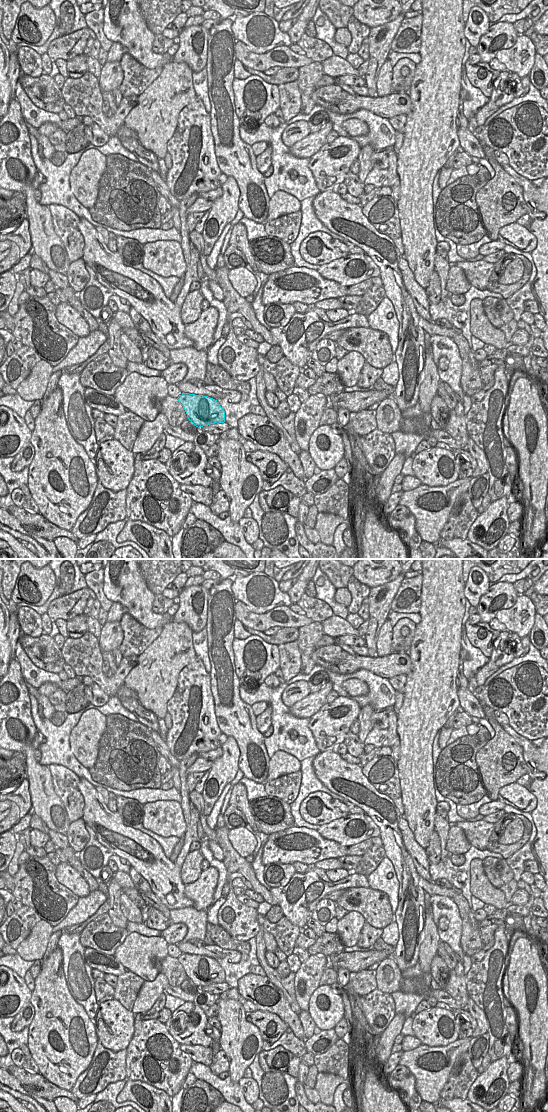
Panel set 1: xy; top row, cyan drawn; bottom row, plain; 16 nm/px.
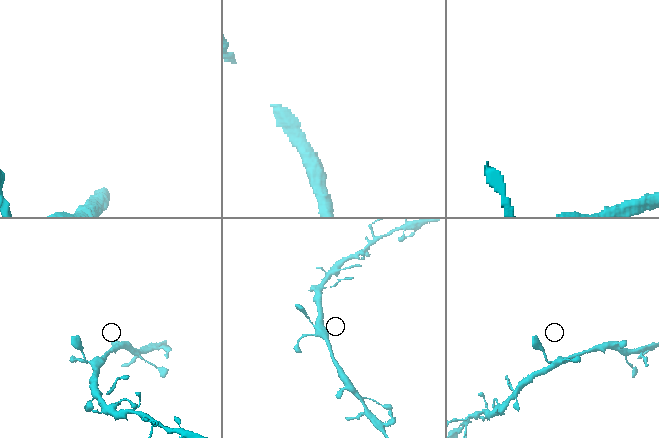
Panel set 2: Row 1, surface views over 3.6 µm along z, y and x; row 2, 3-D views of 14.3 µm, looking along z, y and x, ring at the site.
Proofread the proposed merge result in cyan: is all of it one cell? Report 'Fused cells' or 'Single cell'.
Single cell

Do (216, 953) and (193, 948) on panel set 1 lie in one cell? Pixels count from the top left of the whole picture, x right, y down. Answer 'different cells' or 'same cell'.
same cell

